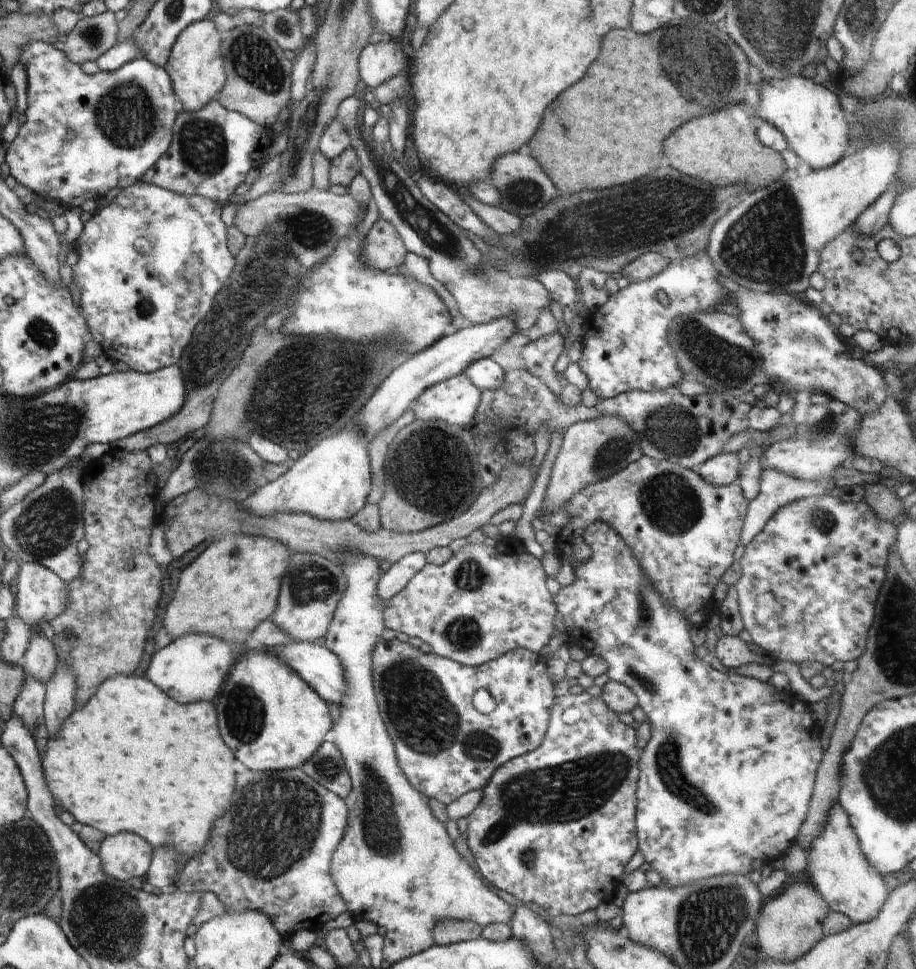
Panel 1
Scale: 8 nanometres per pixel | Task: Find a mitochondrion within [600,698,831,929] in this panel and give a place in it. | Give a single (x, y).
(669, 768)

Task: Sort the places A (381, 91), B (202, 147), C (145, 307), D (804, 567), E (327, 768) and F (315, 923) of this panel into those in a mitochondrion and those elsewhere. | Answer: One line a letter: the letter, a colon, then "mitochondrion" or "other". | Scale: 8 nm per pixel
A: other
B: mitochondrion
C: mitochondrion
D: other
E: mitochondrion
F: other

